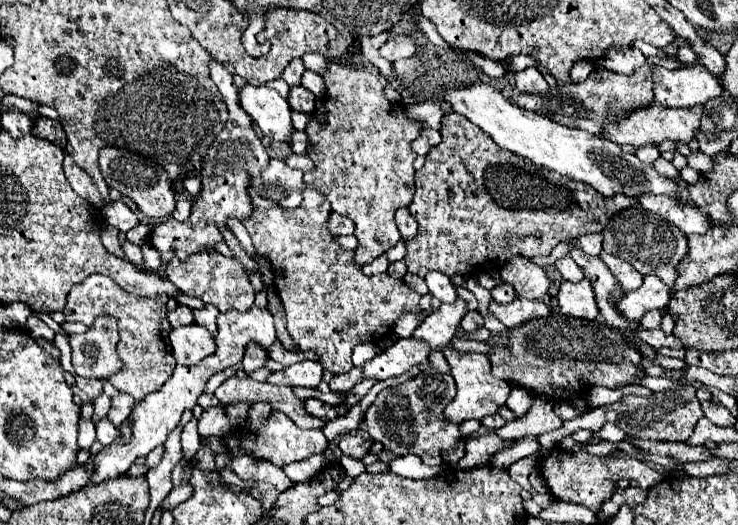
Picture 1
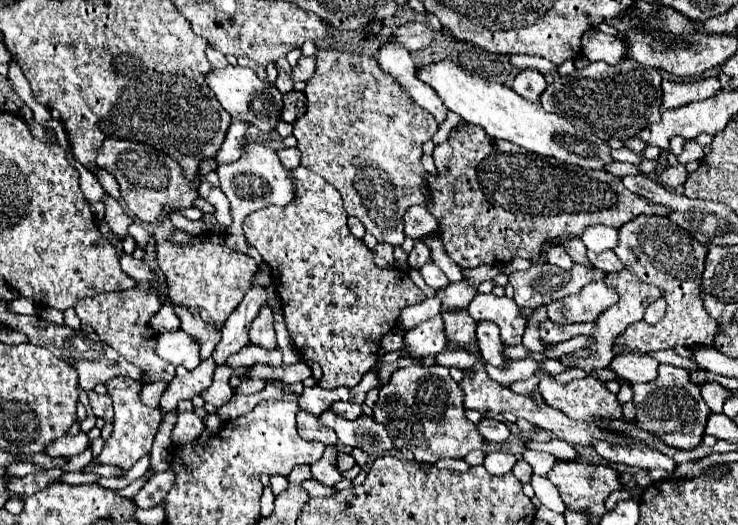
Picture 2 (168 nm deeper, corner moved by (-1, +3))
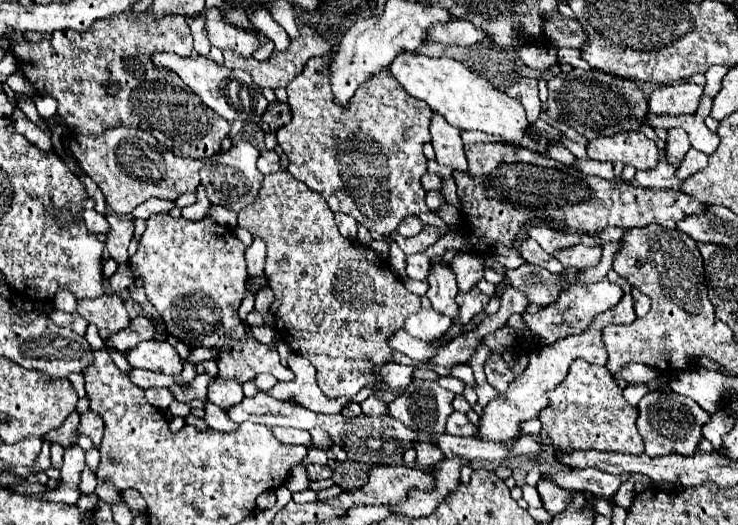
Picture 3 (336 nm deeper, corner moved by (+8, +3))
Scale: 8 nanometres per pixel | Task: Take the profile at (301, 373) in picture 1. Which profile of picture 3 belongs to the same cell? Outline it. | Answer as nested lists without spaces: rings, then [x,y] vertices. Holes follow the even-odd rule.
[[[156,213],[146,219],[146,231],[142,235],[136,255],[130,259],[130,267],[134,273],[142,277],[146,297],[164,319],[170,335],[194,347],[220,349],[218,355],[220,379],[236,379],[238,383],[244,383],[260,373],[270,373],[278,381],[292,381],[294,373],[290,371],[290,367],[284,367],[280,363],[278,353],[262,343],[256,343],[254,339],[248,339],[248,327],[238,319],[238,305],[244,299],[248,277],[244,249],[246,247],[230,233],[230,229],[218,225],[210,217],[204,217],[202,221],[186,221],[182,217],[172,219],[168,213]]]

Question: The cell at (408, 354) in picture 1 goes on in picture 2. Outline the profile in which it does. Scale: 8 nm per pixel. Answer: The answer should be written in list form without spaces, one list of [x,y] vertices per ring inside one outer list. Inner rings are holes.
[[[441,315],[423,321],[405,333],[405,351],[415,355],[423,355],[423,357],[437,355],[443,351],[445,343],[447,337],[445,337],[445,325]]]

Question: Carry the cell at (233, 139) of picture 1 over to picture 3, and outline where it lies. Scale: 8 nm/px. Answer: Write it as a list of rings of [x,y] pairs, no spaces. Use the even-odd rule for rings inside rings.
[[[192,19],[188,21],[190,29],[192,29],[192,35],[194,35],[194,51],[202,57],[208,57],[210,53],[210,41],[208,41],[208,35],[206,35],[206,29],[204,29],[204,21],[202,19]]]

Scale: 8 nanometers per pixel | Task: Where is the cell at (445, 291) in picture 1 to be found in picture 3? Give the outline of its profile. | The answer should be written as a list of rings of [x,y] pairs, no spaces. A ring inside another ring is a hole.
[[[416,253],[416,255],[408,255],[406,257],[406,273],[410,279],[418,279],[418,281],[426,281],[428,273],[430,273],[430,257],[424,253]]]

